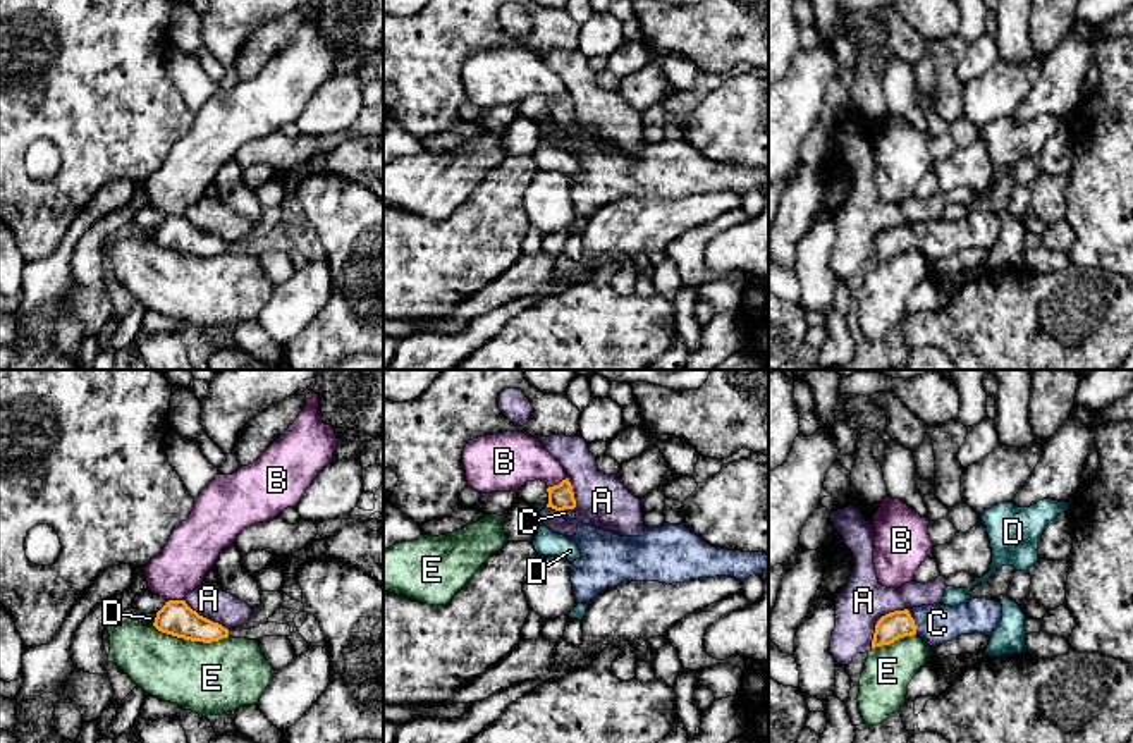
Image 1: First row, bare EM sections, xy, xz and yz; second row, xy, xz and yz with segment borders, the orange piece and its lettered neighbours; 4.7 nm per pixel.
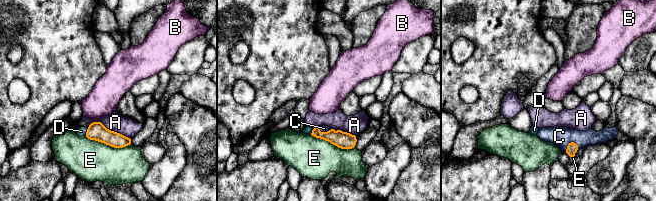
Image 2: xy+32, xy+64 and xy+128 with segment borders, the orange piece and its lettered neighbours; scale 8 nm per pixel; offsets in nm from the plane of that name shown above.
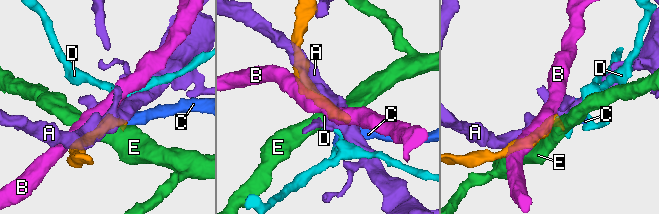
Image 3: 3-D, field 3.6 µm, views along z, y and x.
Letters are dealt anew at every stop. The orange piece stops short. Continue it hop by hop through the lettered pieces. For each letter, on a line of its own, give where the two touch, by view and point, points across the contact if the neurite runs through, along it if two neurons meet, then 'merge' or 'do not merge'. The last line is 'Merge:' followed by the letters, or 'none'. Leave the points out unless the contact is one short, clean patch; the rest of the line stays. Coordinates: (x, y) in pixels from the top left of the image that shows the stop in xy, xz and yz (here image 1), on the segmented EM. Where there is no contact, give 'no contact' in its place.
A: contact yz (879, 620); do not merge
B: contact xz (559, 484); do not merge
C: contact yz (913, 621); way yz (896, 625), (913, 621), (937, 623); merge
D: contact xy (155, 620); border xy (157, 614), (152, 623); do not merge
E: contact xy (189, 638); border xy (152, 625), (162, 632), (191, 640), (217, 642), (227, 637); do not merge
Merge: C

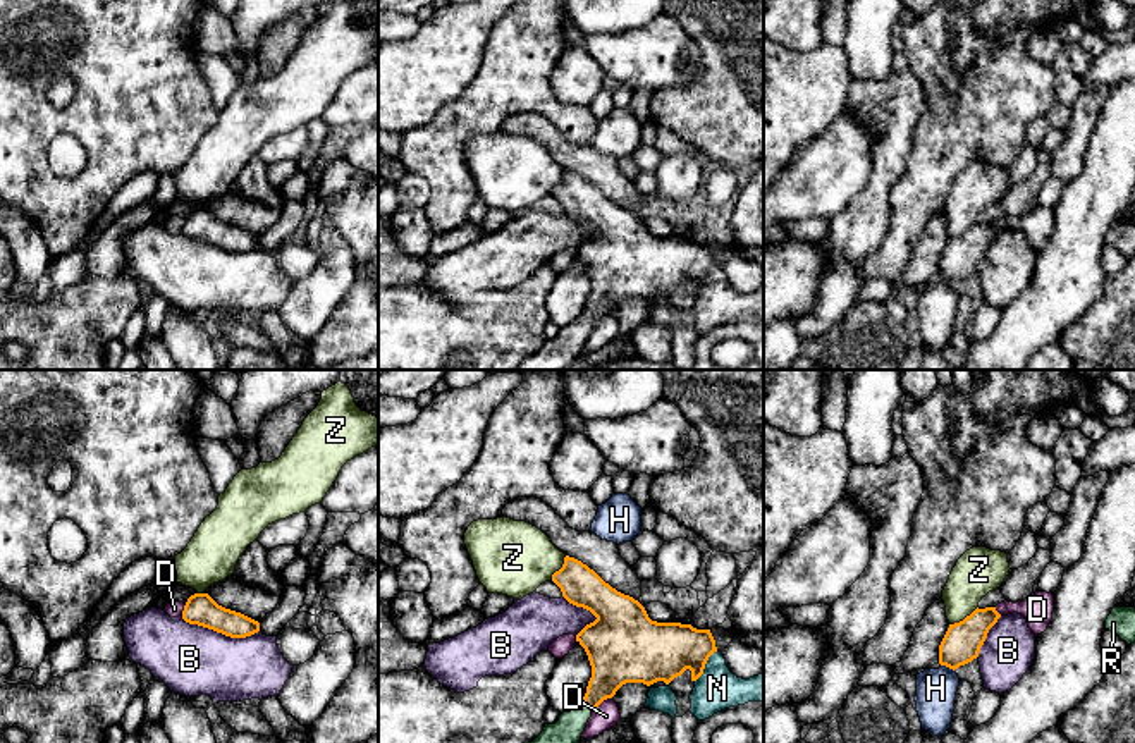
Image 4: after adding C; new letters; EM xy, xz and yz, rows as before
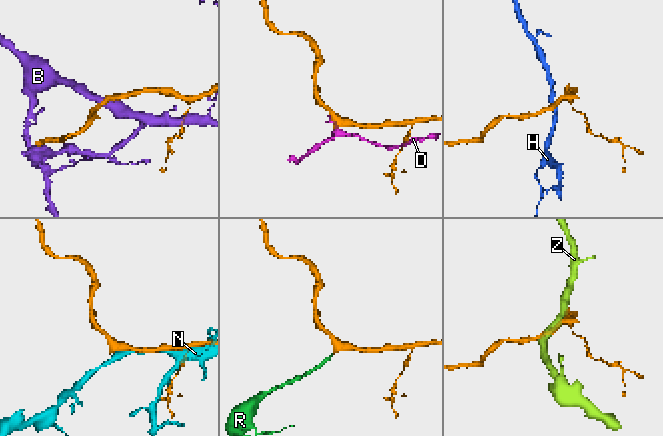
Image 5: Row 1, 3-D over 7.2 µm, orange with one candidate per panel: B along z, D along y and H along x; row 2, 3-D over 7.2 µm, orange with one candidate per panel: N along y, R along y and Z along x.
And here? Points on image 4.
B: contact xy (220, 632); border xy (181, 616), (190, 623), (231, 637), (250, 637), (258, 632); do not merge
D: contact xz (601, 702); do not merge
H: contact yz (948, 666); border yz (941, 664), (953, 671); do not merge
N: contact xz (704, 666); do not merge
R: contact xz (587, 706); way xz (614, 661), (607, 678), (587, 706), (571, 724); merge
Z: contact yz (965, 618); do not merge
Merge: R

